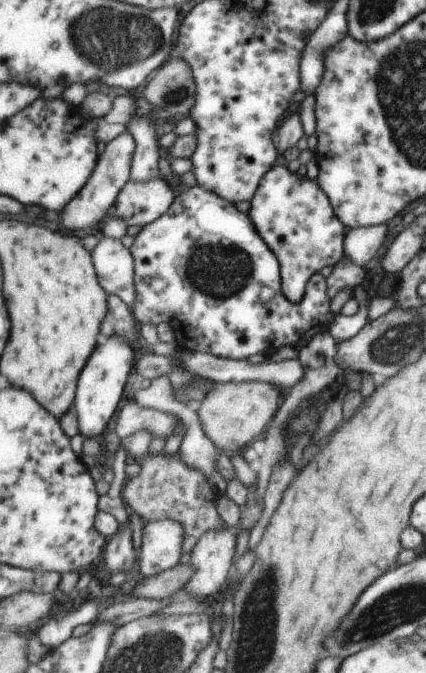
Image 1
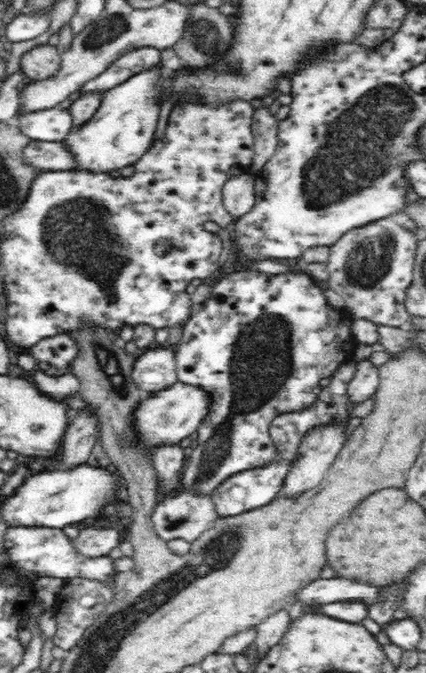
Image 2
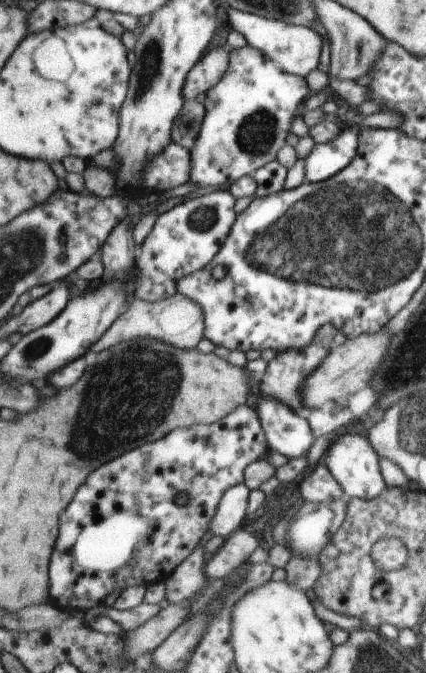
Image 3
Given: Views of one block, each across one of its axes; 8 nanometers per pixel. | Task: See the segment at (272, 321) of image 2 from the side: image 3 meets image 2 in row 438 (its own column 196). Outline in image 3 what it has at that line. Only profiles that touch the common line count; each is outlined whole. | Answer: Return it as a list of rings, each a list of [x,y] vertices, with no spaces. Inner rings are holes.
[[[213,190],[195,196],[161,214],[137,253],[137,270],[140,272],[136,299],[159,302],[177,294],[185,276],[196,273],[211,264],[229,232],[234,213],[233,195],[226,190]]]

